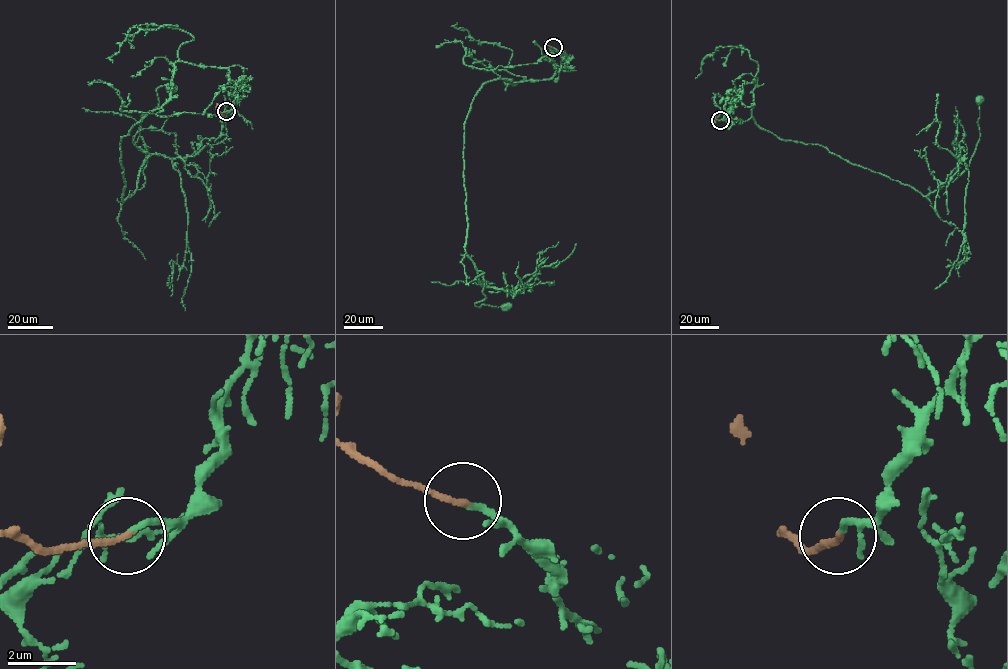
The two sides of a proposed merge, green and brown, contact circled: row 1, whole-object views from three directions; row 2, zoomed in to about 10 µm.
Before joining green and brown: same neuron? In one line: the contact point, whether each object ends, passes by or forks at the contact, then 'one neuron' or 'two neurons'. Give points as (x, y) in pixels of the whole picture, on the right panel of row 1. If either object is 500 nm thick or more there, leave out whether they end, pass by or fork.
(720, 120) | green ends | brown ends | one neuron

